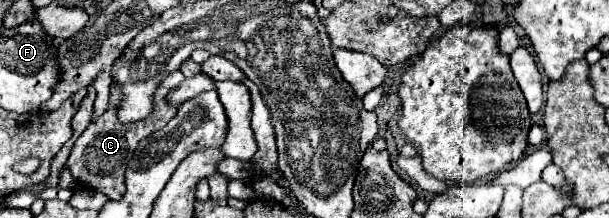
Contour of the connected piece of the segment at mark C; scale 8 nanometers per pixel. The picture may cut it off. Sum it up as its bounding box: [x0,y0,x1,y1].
[67,70,185,200]

